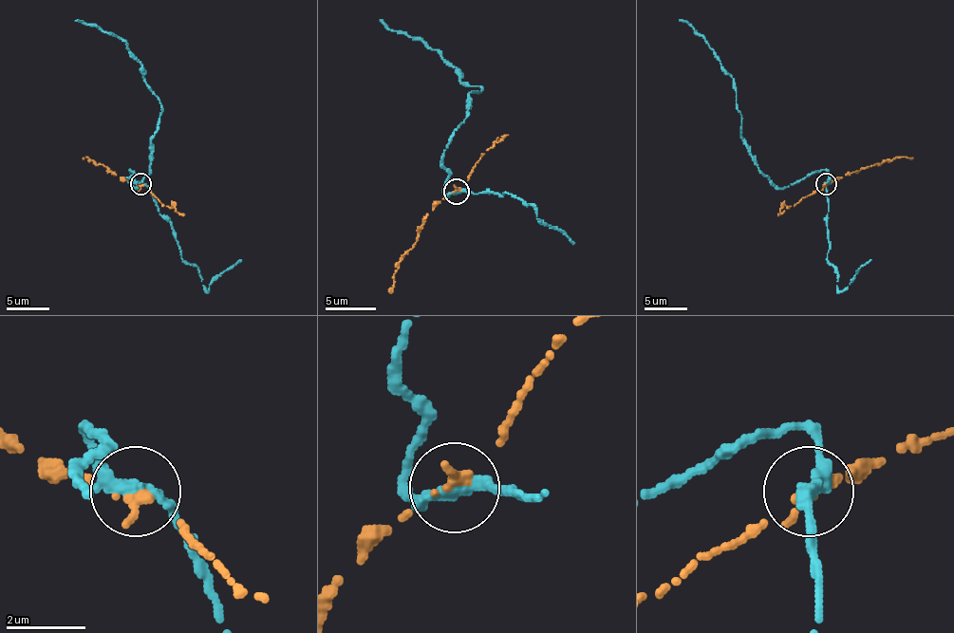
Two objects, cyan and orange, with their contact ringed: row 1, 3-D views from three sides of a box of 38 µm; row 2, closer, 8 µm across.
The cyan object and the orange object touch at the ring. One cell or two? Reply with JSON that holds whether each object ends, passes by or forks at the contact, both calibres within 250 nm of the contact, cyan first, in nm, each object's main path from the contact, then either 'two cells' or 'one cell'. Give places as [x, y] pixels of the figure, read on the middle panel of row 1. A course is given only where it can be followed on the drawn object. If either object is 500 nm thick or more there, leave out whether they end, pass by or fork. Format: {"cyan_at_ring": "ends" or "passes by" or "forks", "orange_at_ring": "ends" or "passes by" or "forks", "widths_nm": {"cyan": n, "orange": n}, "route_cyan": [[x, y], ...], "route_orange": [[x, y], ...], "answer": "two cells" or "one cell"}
{"cyan_at_ring": "passes by", "orange_at_ring": "ends", "widths_nm": {"cyan": 320, "orange": 280}, "route_cyan": [[456, 192], [445, 195], [443, 152], [471, 91], [480, 86], [463, 84], [433, 49], [381, 19]], "route_orange": [[456, 192], [425, 217], [416, 245], [393, 274], [388, 292]], "answer": "two cells"}

